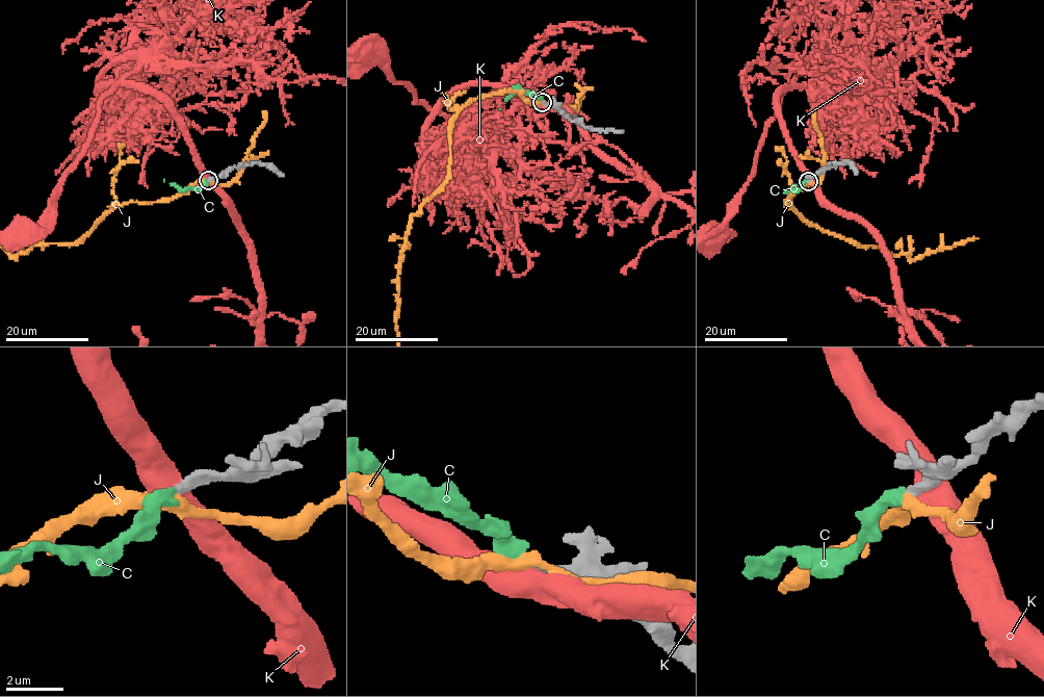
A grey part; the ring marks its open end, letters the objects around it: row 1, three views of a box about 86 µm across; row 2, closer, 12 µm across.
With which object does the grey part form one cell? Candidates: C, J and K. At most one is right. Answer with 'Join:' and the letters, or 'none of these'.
Join: C

